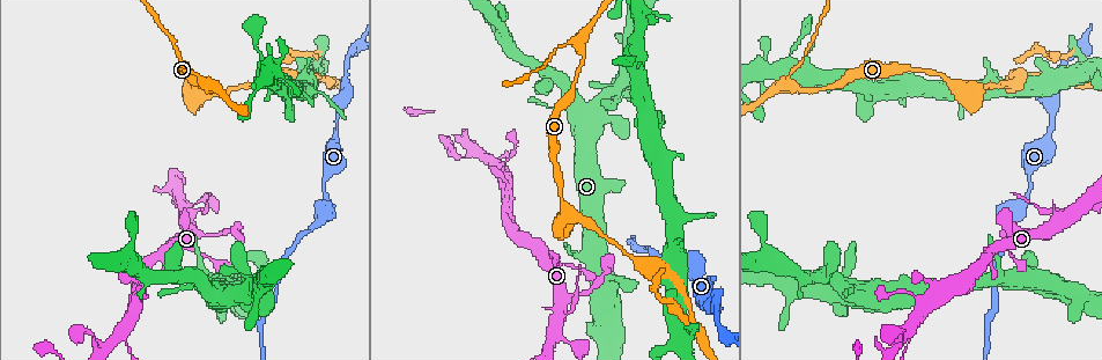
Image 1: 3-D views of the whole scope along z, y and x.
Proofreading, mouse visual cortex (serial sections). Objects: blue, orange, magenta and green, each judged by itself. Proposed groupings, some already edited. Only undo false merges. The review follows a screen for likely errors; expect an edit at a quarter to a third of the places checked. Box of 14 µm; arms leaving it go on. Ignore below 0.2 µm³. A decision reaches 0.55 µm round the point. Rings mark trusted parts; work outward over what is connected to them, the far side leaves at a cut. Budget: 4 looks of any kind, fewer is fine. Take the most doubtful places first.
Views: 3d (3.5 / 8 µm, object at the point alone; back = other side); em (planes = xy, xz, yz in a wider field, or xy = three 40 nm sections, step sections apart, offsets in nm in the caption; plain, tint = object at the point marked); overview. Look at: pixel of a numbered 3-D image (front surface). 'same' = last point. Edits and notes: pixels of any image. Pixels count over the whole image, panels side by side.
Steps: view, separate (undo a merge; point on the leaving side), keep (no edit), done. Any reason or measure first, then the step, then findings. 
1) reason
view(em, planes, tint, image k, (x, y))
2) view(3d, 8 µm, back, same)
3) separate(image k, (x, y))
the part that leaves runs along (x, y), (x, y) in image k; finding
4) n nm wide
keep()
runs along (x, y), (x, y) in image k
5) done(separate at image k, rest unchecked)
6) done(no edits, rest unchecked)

thick turns thin
view(3d, 3.5 µm, image 1, (193, 73))

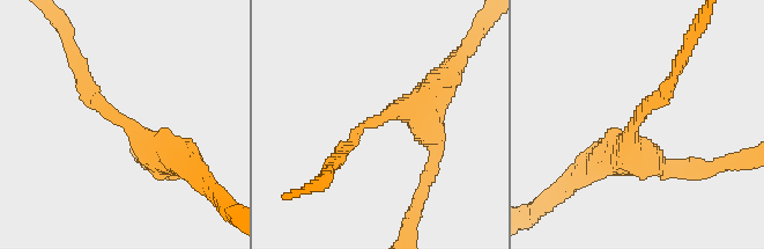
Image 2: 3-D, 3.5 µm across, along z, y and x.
view(em, xy, step 2, tint, image 2, (374, 124))

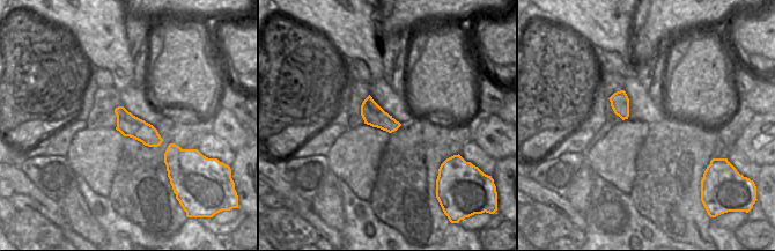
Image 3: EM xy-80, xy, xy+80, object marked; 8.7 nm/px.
190 nm wide
keep()
runs along (167, 159), (95, 102), (78, 64) in image 2; all the same cell

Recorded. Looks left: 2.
sudden change in width
view(em, xy, step 1, tint, image 1, (651, 272))

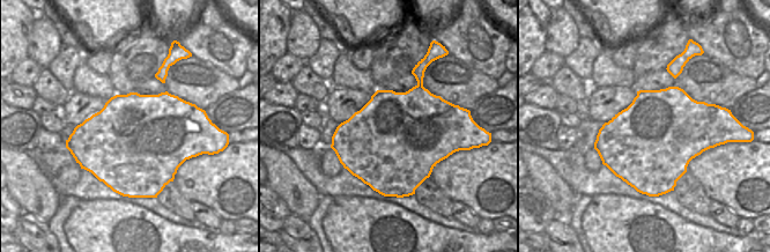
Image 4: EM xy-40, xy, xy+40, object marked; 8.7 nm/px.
see where the arms go
view(3d, 3.5 µm, same)

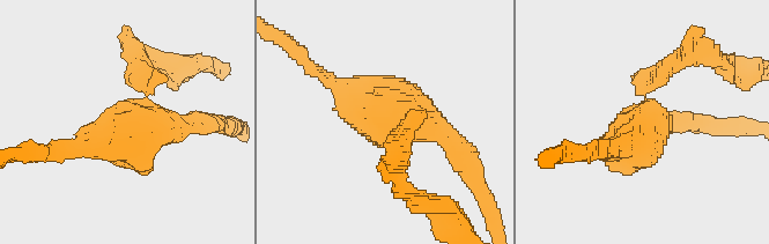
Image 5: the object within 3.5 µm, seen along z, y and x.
keep()
runs along (340, 91), (415, 118), (468, 168) in image 5; all the same cell

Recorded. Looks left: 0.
done(no edits, rest unchecked)

